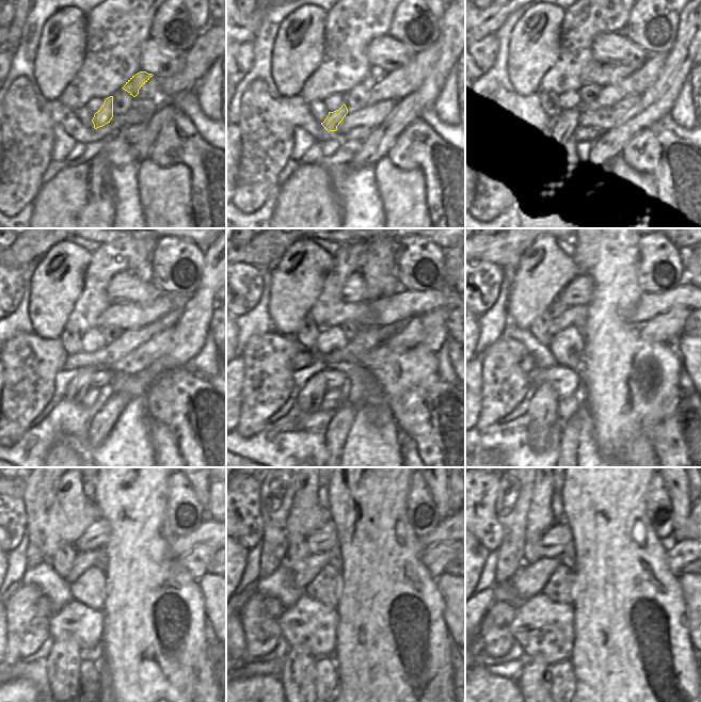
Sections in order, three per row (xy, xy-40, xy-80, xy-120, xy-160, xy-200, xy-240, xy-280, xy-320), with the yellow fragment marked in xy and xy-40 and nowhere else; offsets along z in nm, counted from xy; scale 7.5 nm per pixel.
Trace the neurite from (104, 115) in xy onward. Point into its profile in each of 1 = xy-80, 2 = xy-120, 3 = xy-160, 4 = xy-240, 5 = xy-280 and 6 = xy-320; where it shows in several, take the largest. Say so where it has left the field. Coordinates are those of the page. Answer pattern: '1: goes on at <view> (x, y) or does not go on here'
1: goes on at xy-80 (566, 124)
2: goes on at xy-120 (76, 391)
3: goes on at xy-160 (309, 398)
4: goes on at xy-240 (63, 661)
5: goes on at xy-280 (298, 679)
6: goes on at xy-320 (531, 681)

